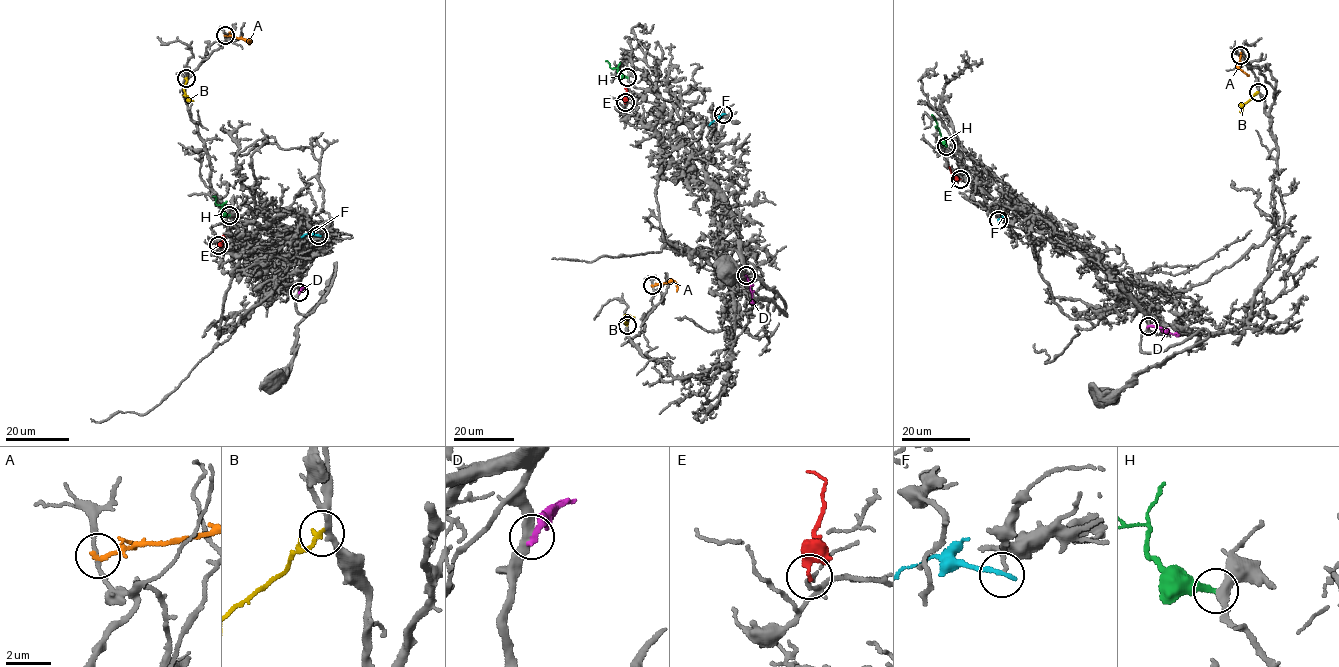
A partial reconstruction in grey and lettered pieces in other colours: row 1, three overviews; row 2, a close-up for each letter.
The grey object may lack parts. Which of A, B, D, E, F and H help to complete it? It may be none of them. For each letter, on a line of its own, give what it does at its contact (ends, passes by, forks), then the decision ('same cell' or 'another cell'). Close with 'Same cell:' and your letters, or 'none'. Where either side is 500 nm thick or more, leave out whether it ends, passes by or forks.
A: it passes by | another cell
B: it ends | same cell
D: it ends | another cell
E: it ends | another cell
F: it ends | another cell
H: it ends | another cell
Same cell: B

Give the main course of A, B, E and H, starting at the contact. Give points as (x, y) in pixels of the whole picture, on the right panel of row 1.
A: (1240, 55), (1238, 67), (1249, 75)
B: (1258, 92), (1244, 104), (1243, 114)
E: (959, 179), (949, 166)
H: (946, 146), (932, 115)

